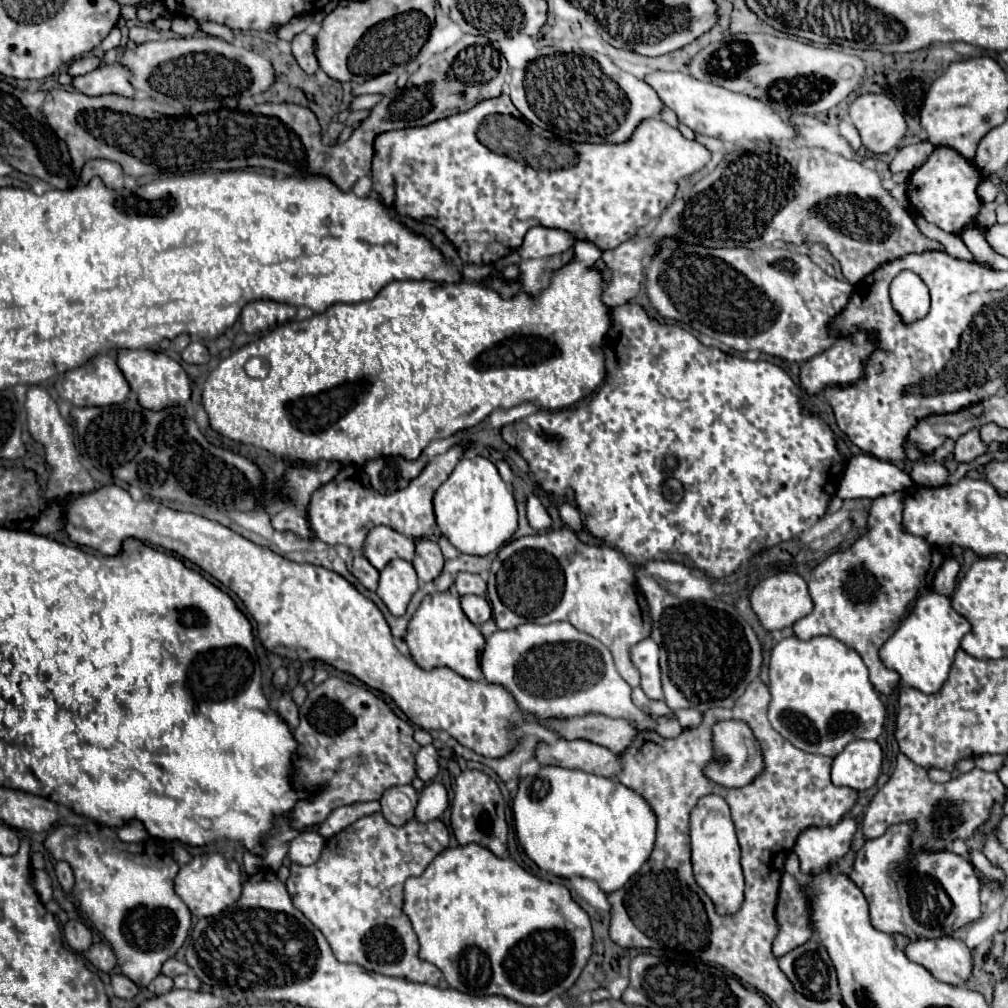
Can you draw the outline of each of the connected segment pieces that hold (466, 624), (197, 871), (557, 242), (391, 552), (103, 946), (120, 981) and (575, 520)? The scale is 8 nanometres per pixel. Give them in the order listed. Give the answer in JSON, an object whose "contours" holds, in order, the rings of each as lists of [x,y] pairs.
{"contours":[[[[450,592],[430,594],[422,600],[416,614],[412,616],[406,632],[406,644],[414,662],[424,668],[432,670],[438,666],[448,666],[460,676],[468,680],[482,680],[480,670],[480,654],[484,652],[486,640],[478,626],[474,626],[460,608],[460,600]]],[[[214,854],[210,858],[198,858],[194,856],[186,866],[180,868],[174,888],[176,894],[186,902],[190,912],[198,918],[206,916],[216,916],[224,908],[236,904],[240,892],[242,892],[242,874],[240,874],[240,864],[234,858],[226,858],[222,854]]],[[[534,226],[528,230],[522,246],[516,250],[522,260],[528,258],[548,258],[554,254],[562,254],[574,246],[574,238],[568,232]]],[[[378,526],[378,528],[372,528],[370,536],[366,538],[364,556],[378,570],[382,570],[394,558],[412,562],[414,552],[416,552],[416,542],[412,538],[406,538],[400,532],[394,532],[392,528]]],[[[106,942],[92,944],[92,948],[84,956],[90,960],[92,966],[96,966],[102,972],[112,972],[114,966],[116,966],[116,956]]],[[[114,974],[112,976],[112,988],[114,988],[114,994],[118,998],[126,998],[126,1000],[134,998],[138,994],[138,986],[130,978],[126,978],[124,974]]],[[[564,502],[559,507],[559,515],[561,520],[566,525],[570,526],[576,533],[581,531],[582,522],[580,513],[576,507],[573,507],[570,503]]]]}

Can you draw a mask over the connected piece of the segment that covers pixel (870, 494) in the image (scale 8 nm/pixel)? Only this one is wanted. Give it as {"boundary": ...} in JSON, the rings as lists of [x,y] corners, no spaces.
{"boundary":[[[858,454],[848,460],[842,476],[838,496],[846,498],[868,498],[876,500],[894,492],[902,492],[912,484],[910,474],[888,460],[878,460],[870,454]]]}

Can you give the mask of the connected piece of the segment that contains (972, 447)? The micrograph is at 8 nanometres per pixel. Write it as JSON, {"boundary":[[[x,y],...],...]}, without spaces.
{"boundary":[[[970,430],[966,432],[964,436],[960,436],[956,440],[956,446],[954,446],[954,460],[956,462],[970,462],[974,460],[976,456],[984,454],[986,446],[982,444],[980,436],[978,436],[978,430]]]}

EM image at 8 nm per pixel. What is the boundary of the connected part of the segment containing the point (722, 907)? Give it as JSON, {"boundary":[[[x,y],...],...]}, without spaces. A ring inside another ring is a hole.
{"boundary":[[[710,794],[702,796],[690,814],[690,838],[692,838],[692,864],[694,876],[704,892],[714,900],[716,912],[722,916],[736,914],[744,904],[744,872],[740,864],[740,844],[736,838],[730,806],[724,798]]]}

